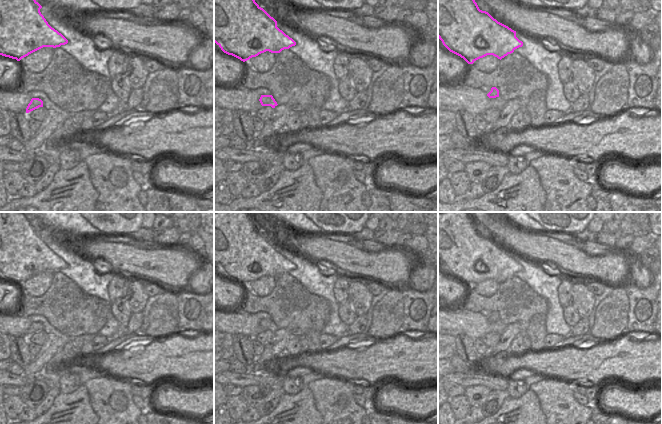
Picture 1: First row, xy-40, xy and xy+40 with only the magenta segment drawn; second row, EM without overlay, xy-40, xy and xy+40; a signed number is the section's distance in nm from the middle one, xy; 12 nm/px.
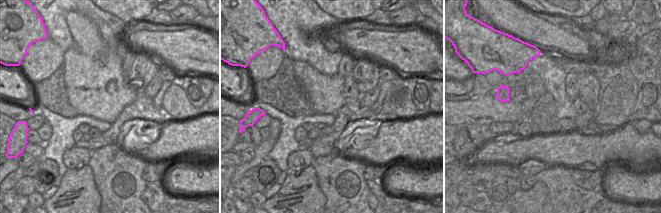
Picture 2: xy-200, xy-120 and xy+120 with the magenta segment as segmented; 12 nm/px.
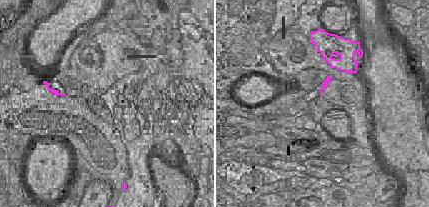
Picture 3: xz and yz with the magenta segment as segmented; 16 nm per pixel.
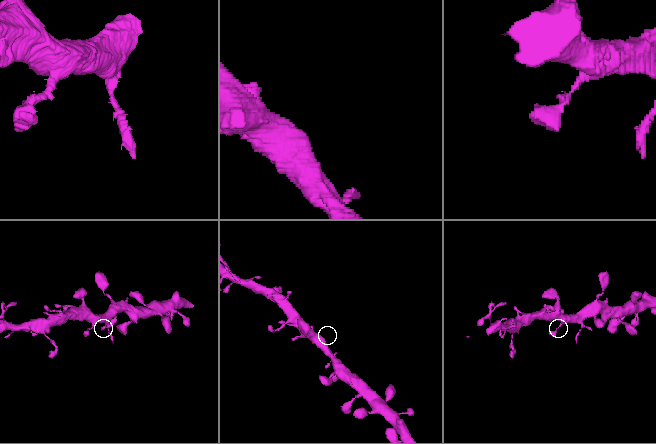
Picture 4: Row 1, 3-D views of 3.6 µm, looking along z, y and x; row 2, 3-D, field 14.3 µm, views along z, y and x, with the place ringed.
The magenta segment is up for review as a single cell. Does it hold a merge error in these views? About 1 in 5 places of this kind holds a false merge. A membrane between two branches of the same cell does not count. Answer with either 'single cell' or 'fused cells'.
single cell

